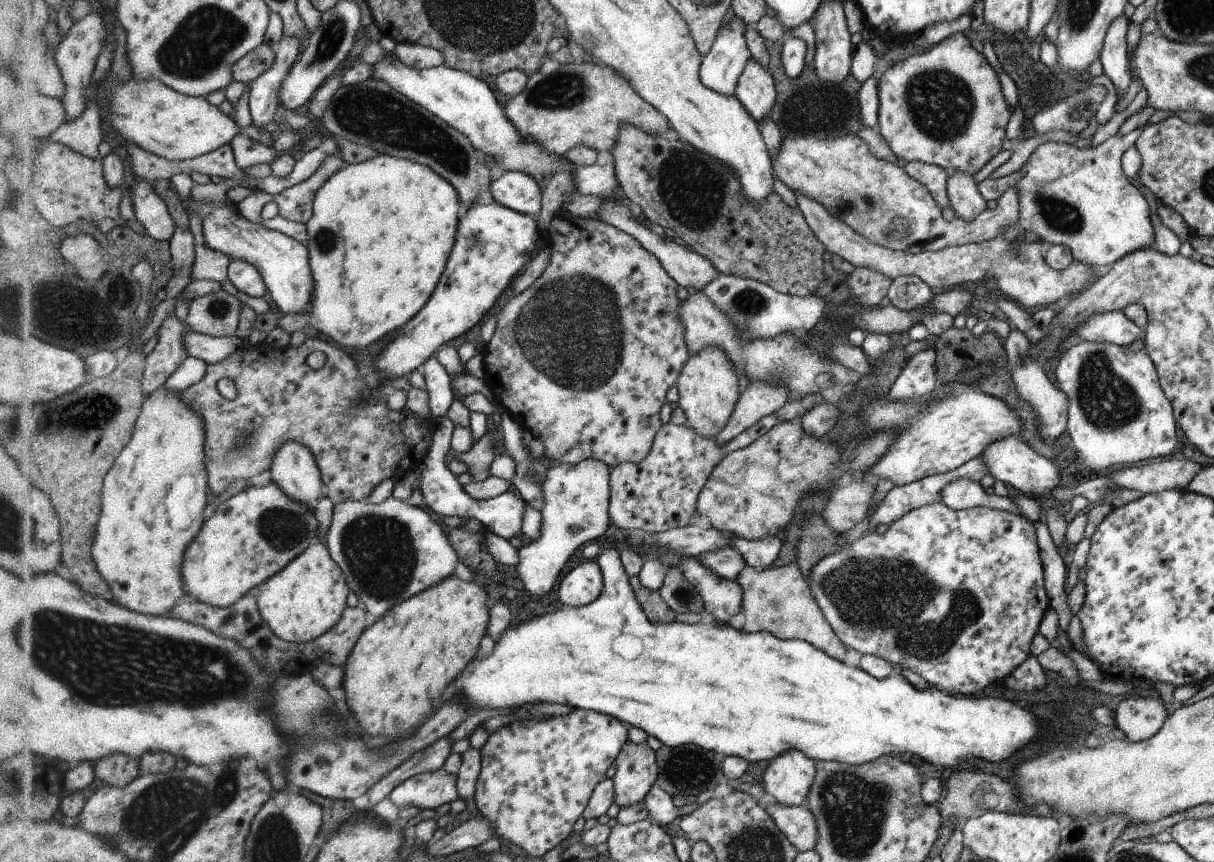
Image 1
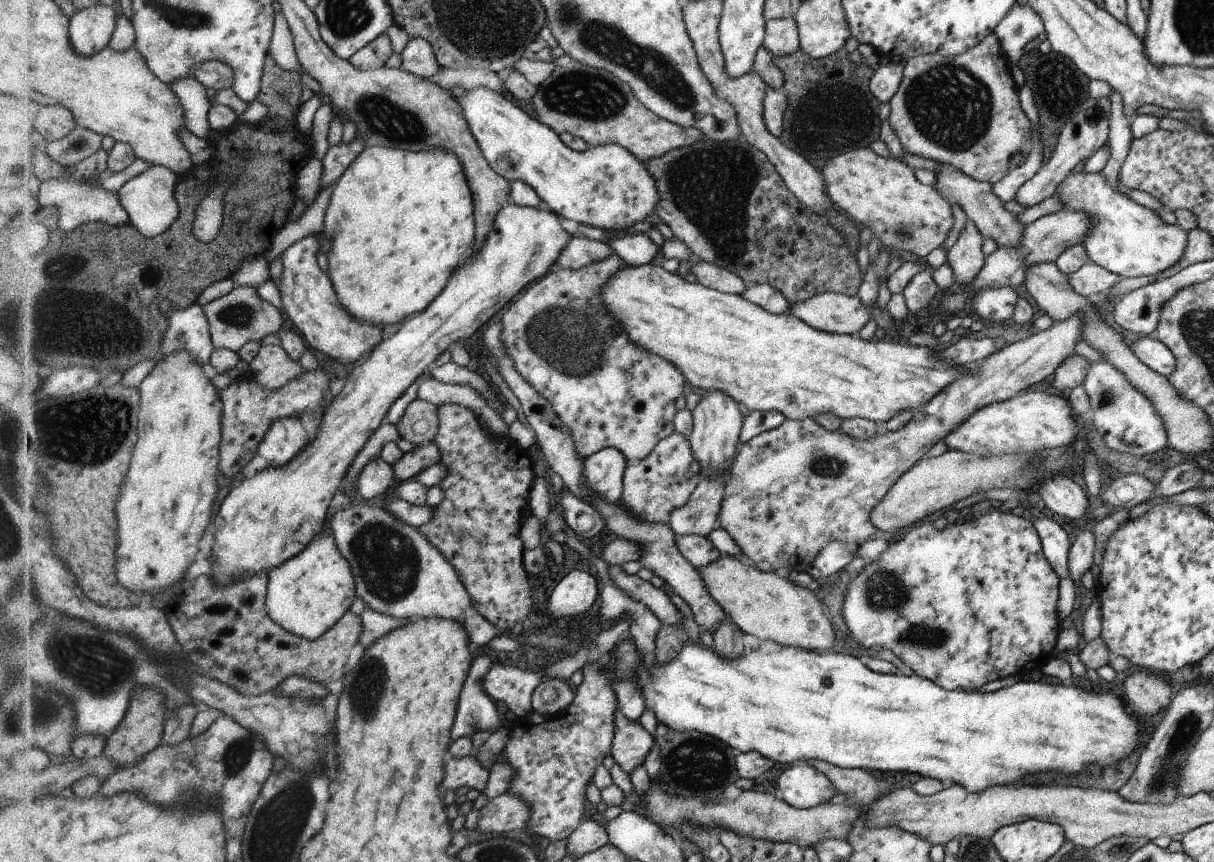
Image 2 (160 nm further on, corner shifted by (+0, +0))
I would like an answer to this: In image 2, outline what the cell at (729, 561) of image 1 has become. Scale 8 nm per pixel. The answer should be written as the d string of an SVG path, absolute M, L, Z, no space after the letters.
M690 534L688 536L676 535L676 546L680 554L696 568L698 572L718 560L722 554L710 540L702 535Z

